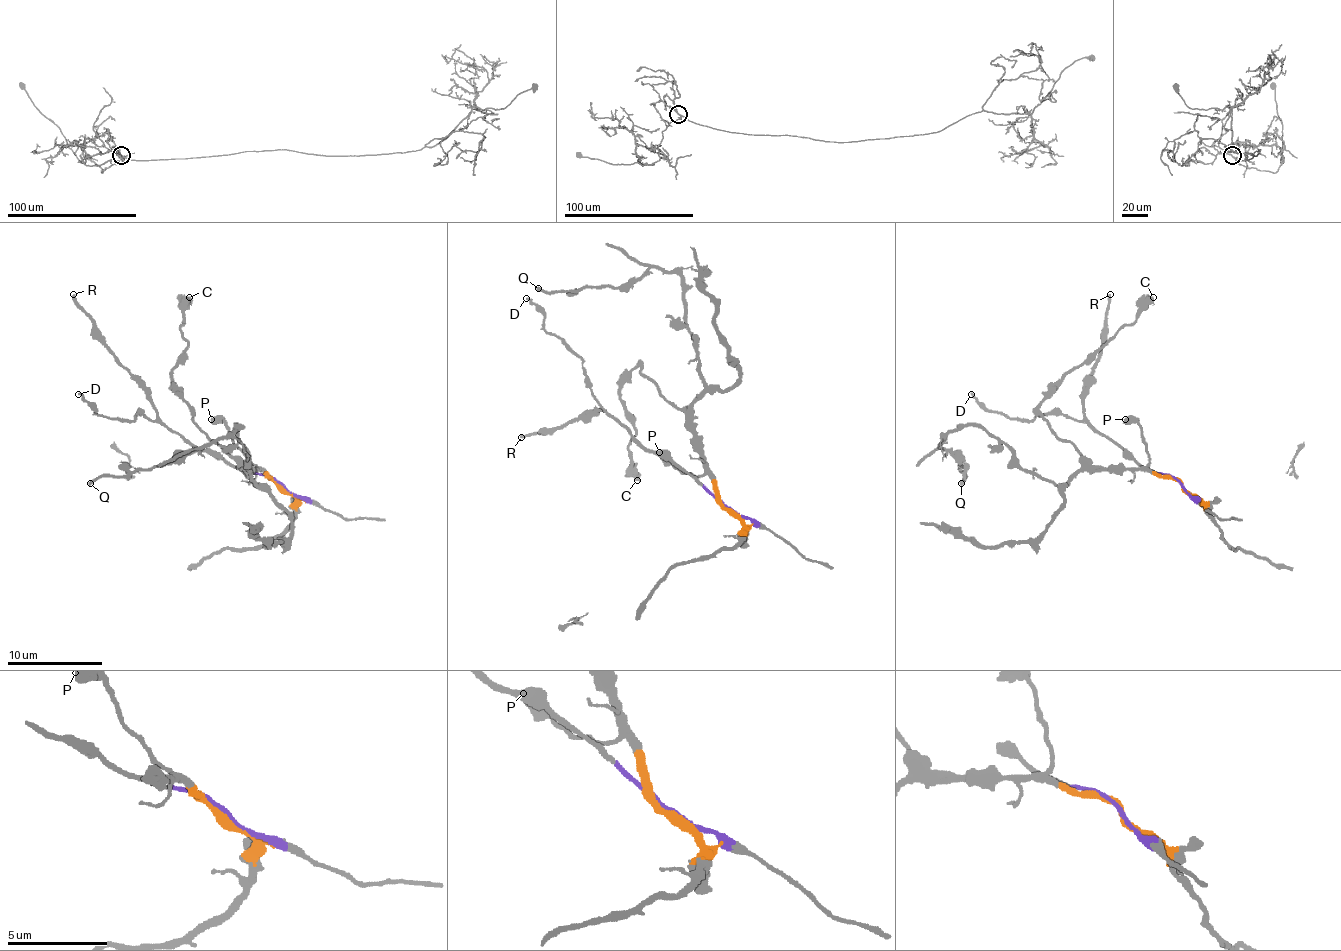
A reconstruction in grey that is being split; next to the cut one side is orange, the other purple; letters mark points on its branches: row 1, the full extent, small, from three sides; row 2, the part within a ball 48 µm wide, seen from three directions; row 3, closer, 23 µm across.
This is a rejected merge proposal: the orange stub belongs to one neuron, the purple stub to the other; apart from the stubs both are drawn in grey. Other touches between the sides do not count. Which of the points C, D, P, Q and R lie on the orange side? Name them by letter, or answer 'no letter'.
C, P, Q

